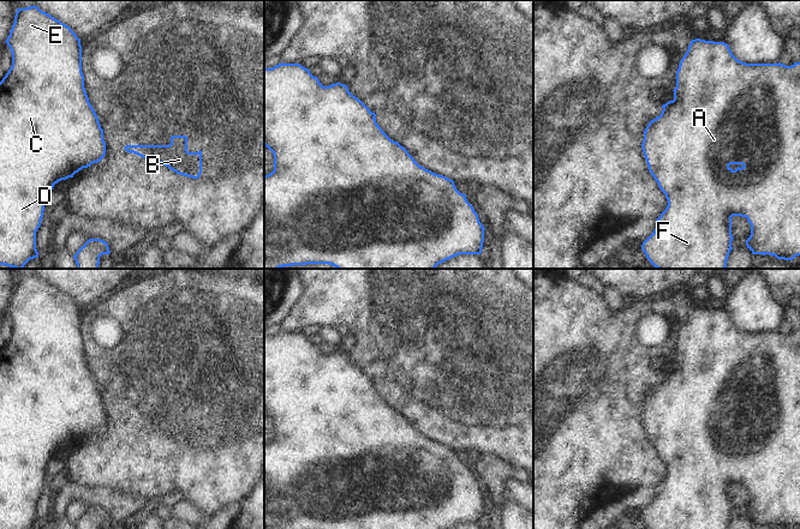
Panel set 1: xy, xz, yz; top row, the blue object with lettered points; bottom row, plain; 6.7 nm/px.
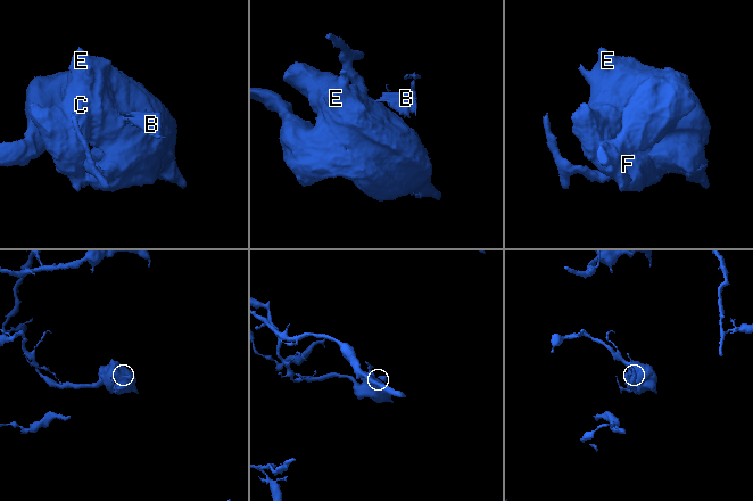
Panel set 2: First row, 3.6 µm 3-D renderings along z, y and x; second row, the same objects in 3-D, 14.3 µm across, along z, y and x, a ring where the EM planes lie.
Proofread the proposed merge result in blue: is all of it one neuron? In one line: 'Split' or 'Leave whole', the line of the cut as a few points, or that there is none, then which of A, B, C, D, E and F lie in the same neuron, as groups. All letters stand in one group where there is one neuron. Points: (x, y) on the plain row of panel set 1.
Split. Split along xz (370, 380), (375, 385). Groups: A C D E F / B.

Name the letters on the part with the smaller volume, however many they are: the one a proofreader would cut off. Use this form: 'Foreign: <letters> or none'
Foreign: B.

